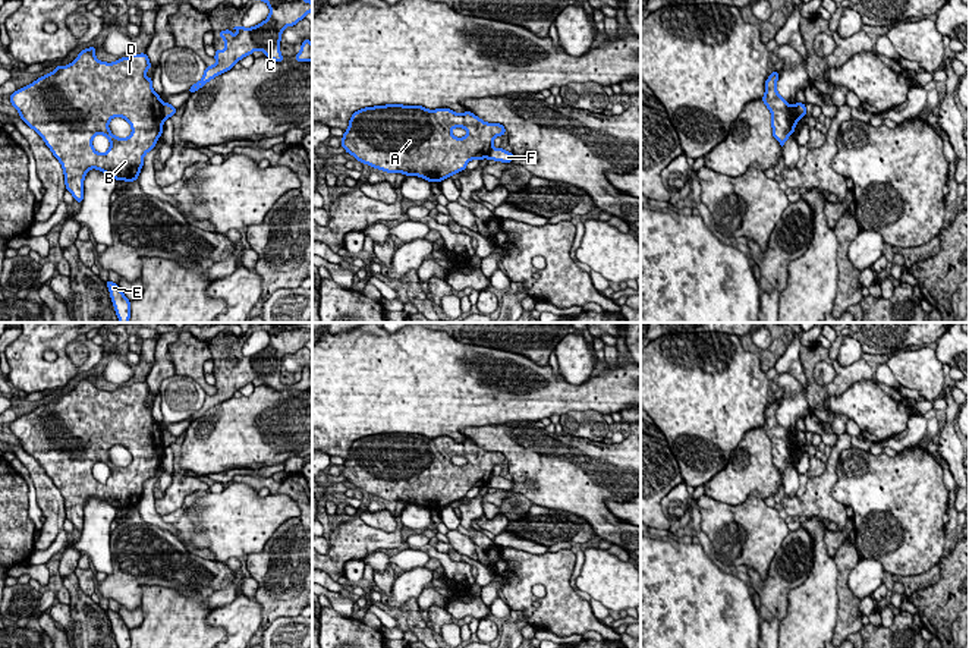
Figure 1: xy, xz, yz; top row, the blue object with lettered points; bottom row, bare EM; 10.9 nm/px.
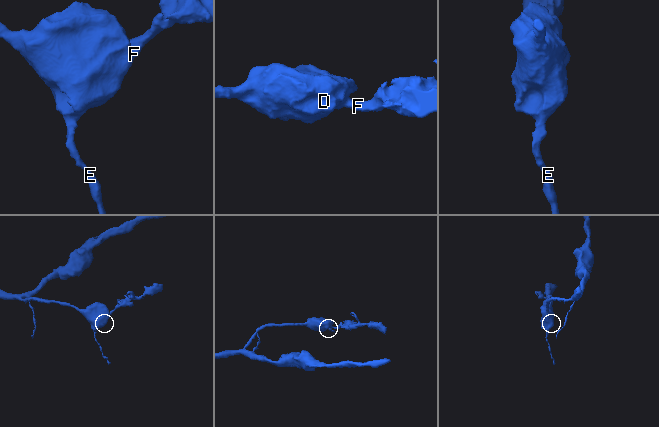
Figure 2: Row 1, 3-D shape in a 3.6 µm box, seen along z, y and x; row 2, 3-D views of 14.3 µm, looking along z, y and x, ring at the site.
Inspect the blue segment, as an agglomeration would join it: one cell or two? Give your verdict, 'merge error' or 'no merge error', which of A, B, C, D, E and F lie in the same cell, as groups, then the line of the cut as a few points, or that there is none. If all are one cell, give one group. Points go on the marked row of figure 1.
merge error; groups A B D E / C F; cut xy (161, 103), (161, 115), (164, 118)

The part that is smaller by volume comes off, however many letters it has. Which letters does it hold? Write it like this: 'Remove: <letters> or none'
Remove: C, F

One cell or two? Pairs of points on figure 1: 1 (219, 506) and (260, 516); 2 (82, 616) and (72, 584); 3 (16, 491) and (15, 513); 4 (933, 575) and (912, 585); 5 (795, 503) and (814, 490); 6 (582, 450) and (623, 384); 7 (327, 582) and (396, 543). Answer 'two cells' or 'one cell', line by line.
1: one cell
2: one cell
3: one cell
4: one cell
5: one cell
6: two cells
7: two cells

